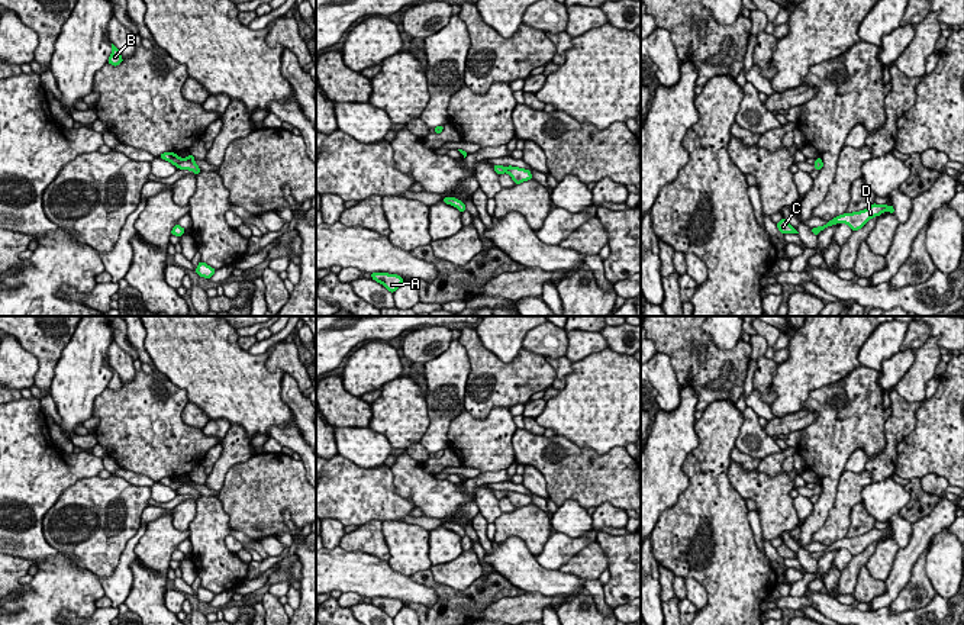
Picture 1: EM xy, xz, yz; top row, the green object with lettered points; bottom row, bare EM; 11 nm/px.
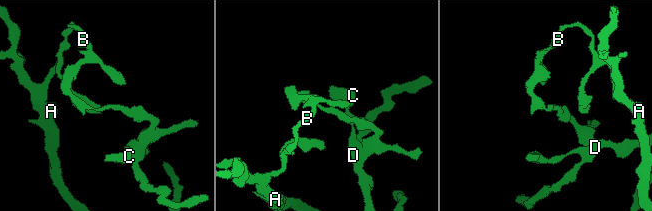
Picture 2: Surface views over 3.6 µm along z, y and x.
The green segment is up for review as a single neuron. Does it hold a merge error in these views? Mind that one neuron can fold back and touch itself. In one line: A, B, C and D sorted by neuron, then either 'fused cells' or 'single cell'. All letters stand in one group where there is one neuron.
groups A B / C D; fused cells

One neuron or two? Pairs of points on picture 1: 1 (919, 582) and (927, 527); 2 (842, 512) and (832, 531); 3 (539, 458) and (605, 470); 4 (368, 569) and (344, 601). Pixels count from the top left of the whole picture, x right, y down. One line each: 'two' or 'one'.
1: two
2: one
3: one
4: two

